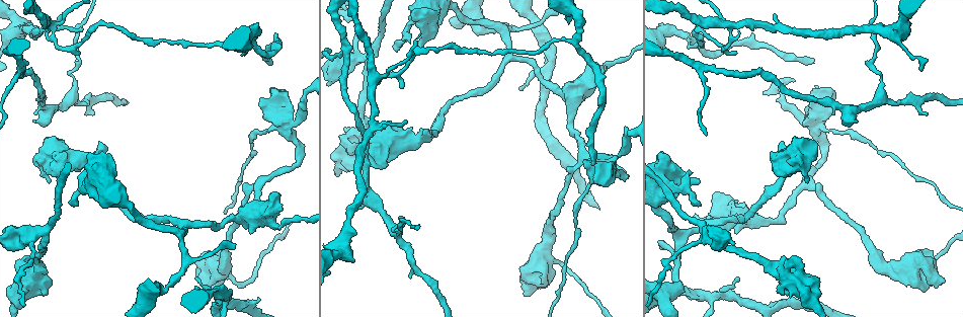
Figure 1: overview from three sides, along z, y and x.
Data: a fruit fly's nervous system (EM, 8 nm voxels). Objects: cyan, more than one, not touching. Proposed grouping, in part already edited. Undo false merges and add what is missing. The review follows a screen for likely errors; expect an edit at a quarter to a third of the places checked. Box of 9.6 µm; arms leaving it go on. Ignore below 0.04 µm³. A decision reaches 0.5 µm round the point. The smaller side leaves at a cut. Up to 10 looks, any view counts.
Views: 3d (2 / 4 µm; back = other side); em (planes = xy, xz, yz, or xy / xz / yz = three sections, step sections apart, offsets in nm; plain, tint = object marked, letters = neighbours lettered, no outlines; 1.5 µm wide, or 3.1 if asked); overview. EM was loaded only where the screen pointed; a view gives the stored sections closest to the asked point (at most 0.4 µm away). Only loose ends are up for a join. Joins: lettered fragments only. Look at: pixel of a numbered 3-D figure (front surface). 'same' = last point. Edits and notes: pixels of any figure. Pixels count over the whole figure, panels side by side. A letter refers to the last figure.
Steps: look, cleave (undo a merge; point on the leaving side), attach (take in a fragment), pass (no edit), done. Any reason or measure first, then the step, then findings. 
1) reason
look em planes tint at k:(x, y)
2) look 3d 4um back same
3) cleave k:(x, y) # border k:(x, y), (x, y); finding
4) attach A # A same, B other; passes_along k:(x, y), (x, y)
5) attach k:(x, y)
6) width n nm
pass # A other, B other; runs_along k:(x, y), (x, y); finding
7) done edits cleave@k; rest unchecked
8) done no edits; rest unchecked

tapers out
look 3d 4um at 1:(811, 62)

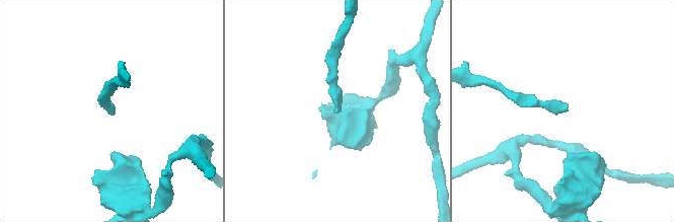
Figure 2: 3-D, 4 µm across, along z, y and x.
look em planes letters at 2:(113, 107)

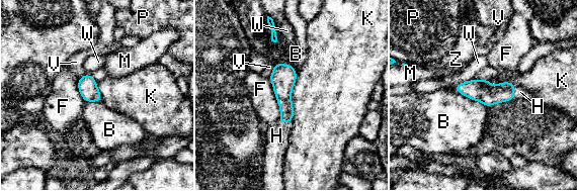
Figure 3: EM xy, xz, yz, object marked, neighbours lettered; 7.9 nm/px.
width 160 nm
attach 3:(276, 135) # B other, F other, H same, K other, M other, P other, V other, W other, Z other; passes_along 3:(282, 92), (283, 123), (276, 135); it goes on there

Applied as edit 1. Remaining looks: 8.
look overview

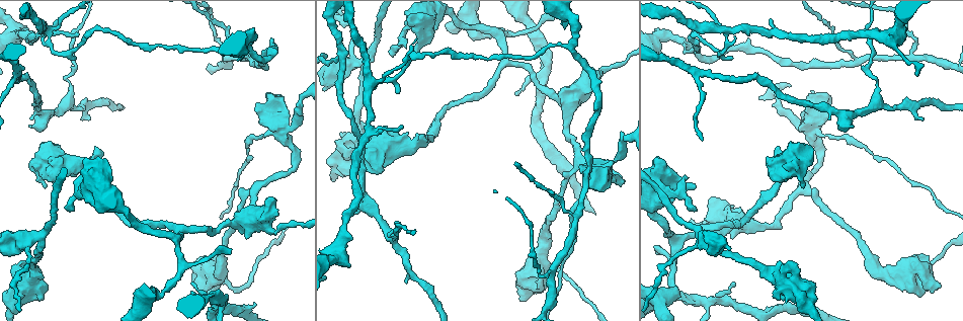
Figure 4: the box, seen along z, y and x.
thick turns thin
look em planes plain at 4:(657, 217)

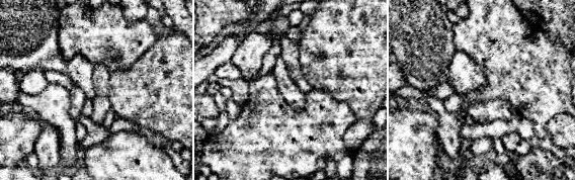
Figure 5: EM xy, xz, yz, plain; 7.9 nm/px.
see the neighbours
look em planes letters same

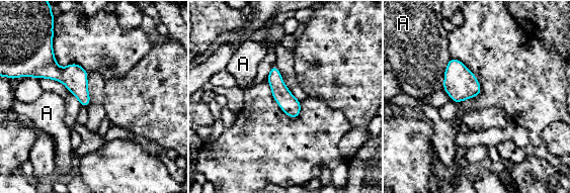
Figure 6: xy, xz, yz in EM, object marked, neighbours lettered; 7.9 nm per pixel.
pass # A other; all the same neuron

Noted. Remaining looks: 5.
look em planes tint at 4:(284, 227)

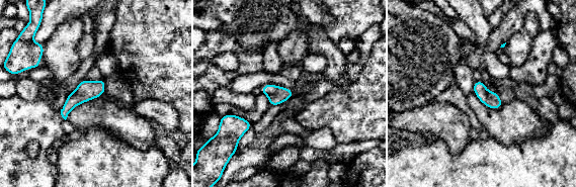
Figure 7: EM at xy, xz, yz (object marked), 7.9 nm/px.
look em planes letters same

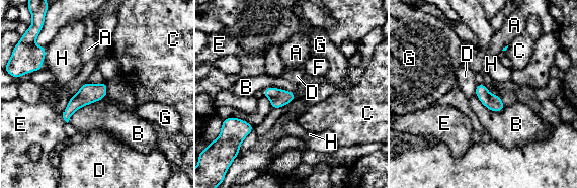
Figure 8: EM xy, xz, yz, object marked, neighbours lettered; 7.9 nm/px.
pass # A other, B other, C other, D other, E other, F other, G other, H other; border 8:(105, 96), (81, 106), (67, 122); continuous, no second neuron

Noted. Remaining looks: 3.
done edits attach@3; rest unchecked

